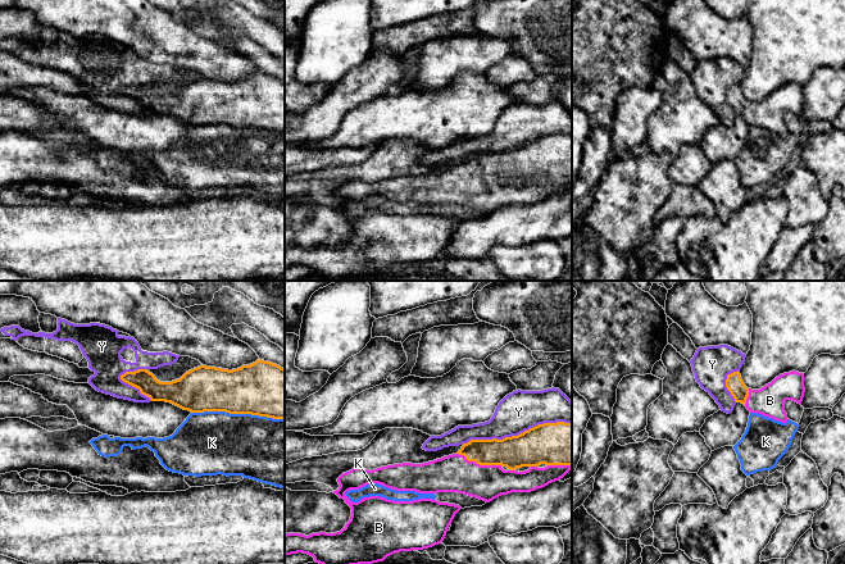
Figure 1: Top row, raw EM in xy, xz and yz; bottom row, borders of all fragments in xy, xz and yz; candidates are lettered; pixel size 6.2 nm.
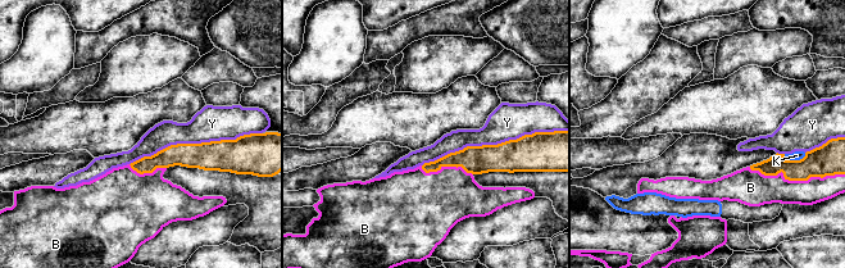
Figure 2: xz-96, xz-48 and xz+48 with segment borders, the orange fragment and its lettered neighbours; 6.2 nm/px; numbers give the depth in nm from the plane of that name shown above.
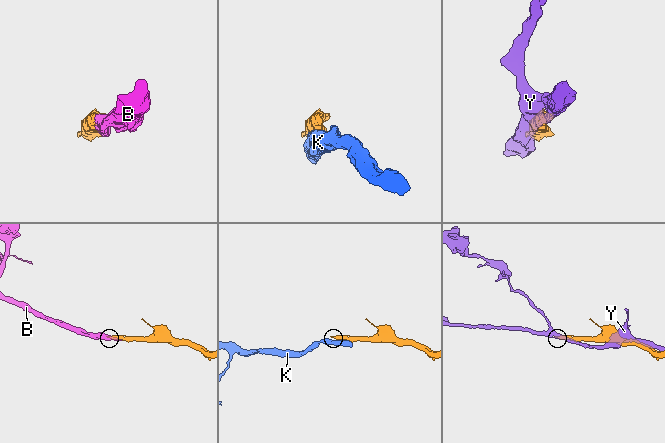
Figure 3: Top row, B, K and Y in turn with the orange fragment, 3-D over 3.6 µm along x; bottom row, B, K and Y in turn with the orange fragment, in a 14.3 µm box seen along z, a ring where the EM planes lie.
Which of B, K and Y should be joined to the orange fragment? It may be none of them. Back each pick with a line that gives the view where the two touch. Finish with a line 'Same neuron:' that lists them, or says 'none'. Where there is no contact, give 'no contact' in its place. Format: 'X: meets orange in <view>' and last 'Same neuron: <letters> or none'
B: meets orange in xz
Same neuron: B

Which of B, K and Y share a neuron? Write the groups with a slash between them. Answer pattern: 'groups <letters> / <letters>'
groups B / K / Y

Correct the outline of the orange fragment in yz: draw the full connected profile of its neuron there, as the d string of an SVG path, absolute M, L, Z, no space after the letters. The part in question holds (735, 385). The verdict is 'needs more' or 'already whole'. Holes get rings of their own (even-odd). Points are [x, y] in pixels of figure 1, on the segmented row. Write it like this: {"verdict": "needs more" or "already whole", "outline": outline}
{"verdict": "needs more", "outline": "M740 372L727 376L726 387L736 402L741 402L750 413L758 413L774 420L786 423L785 401L792 400L801 405L804 397L804 374L789 372L780 374L760 390L748 388Z"}

